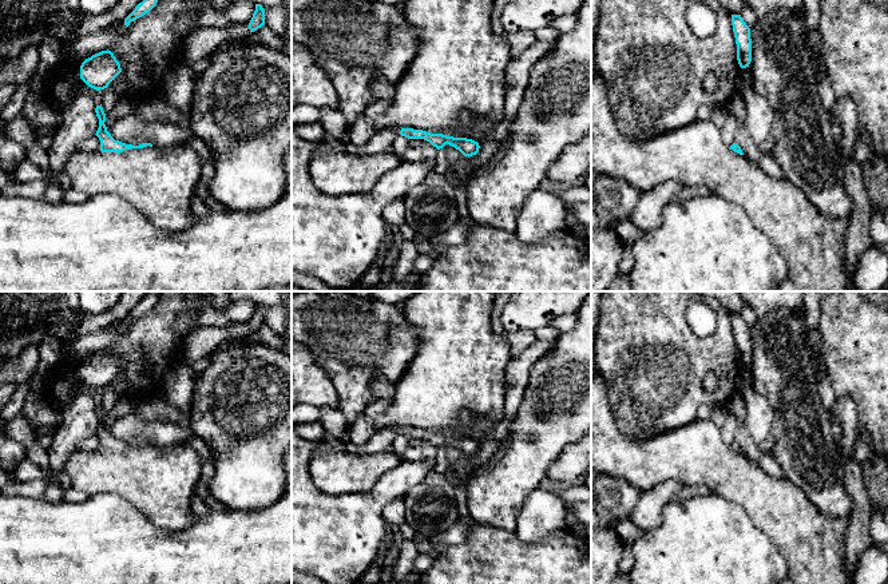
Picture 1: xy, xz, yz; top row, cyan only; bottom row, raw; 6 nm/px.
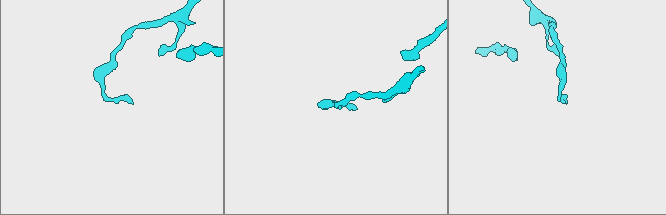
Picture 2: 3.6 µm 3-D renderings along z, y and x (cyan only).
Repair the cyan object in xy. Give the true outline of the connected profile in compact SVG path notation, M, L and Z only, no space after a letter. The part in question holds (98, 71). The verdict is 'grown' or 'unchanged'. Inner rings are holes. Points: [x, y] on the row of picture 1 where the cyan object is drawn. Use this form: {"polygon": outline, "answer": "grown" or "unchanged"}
{"polygon": "M108 49L92 55L80 65L80 79L96 91L107 88L120 72L119 61Z", "answer": "unchanged"}

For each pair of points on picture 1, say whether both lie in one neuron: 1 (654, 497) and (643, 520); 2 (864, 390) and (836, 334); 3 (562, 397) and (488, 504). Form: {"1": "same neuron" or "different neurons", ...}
{"1": "same neuron", "2": "same neuron", "3": "same neuron"}

